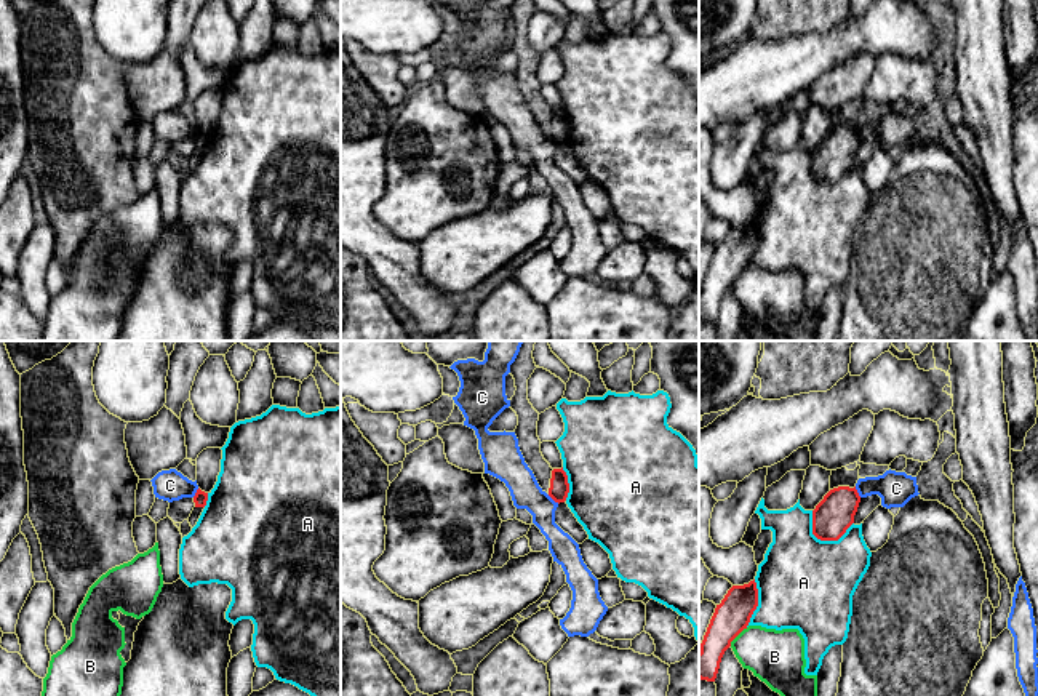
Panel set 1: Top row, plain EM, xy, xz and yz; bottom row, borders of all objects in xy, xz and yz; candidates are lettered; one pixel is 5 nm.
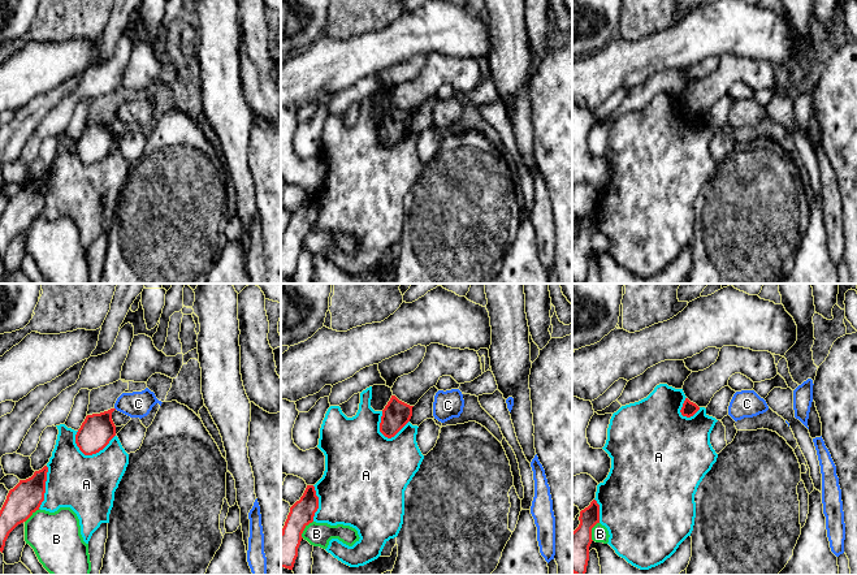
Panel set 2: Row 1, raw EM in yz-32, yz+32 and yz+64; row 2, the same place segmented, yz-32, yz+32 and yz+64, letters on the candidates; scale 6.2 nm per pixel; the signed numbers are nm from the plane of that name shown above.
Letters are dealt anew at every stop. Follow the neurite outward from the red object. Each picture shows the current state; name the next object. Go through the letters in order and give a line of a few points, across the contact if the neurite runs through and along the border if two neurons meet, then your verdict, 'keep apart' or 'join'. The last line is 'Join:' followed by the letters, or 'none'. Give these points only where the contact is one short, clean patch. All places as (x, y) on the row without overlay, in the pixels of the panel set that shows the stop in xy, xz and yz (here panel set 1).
A: keep apart
B: keep apart
C: line xz (547, 136), (558, 144); keep apart
Join: none

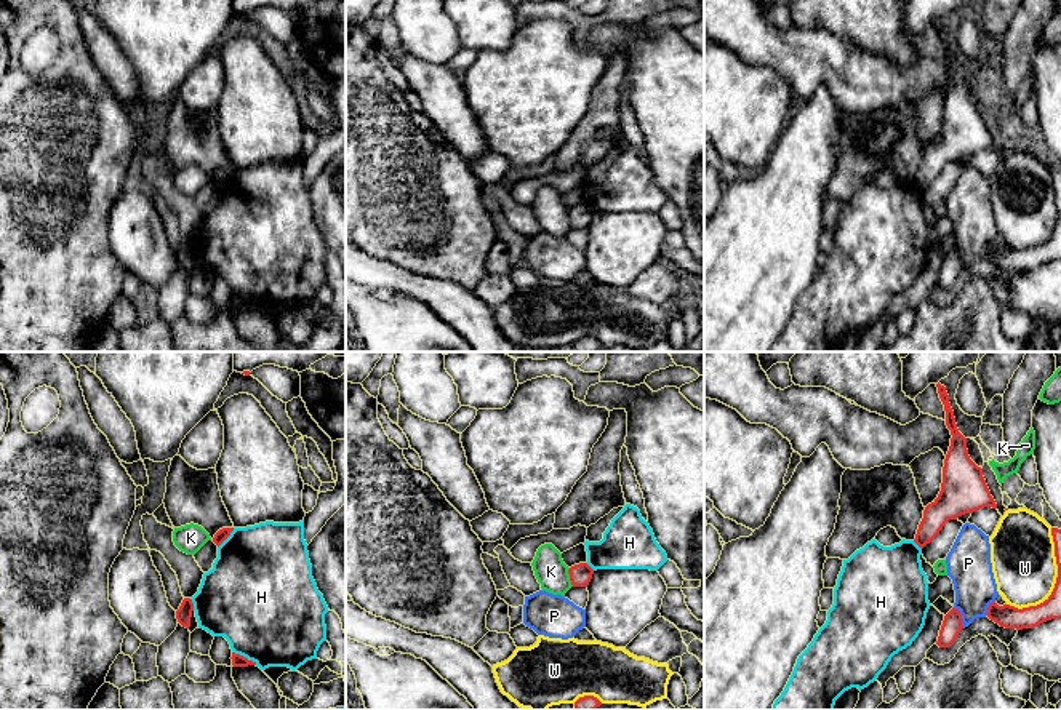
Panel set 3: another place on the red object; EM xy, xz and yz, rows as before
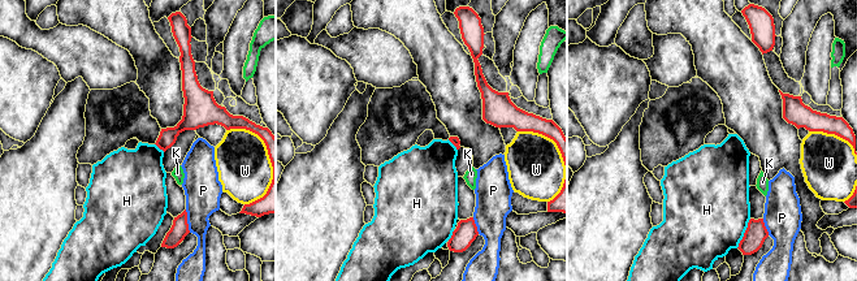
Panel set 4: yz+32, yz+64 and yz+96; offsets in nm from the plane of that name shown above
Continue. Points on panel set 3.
H: keep apart
K: keep apart
P: line yz (954, 248), (960, 256), (964, 269); keep apart
W: keep apart
Join: none

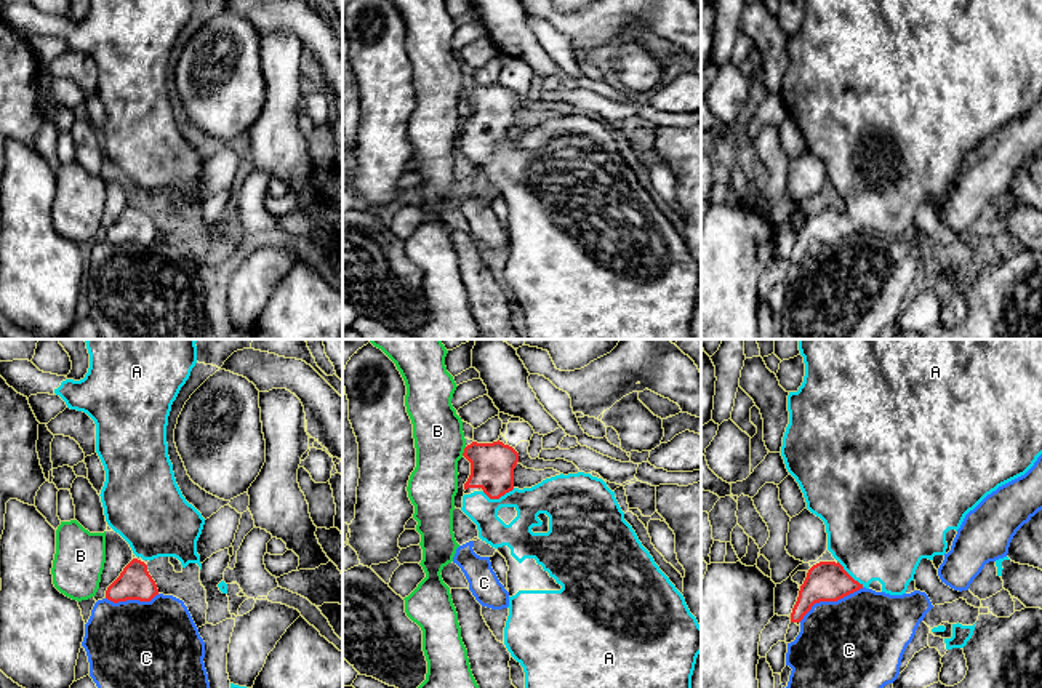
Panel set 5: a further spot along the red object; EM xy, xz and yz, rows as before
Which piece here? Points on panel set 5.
A: line xz (492, 106), (498, 125), (498, 140), (548, 138); join
B: keep apart
C: keep apart
Join: A

